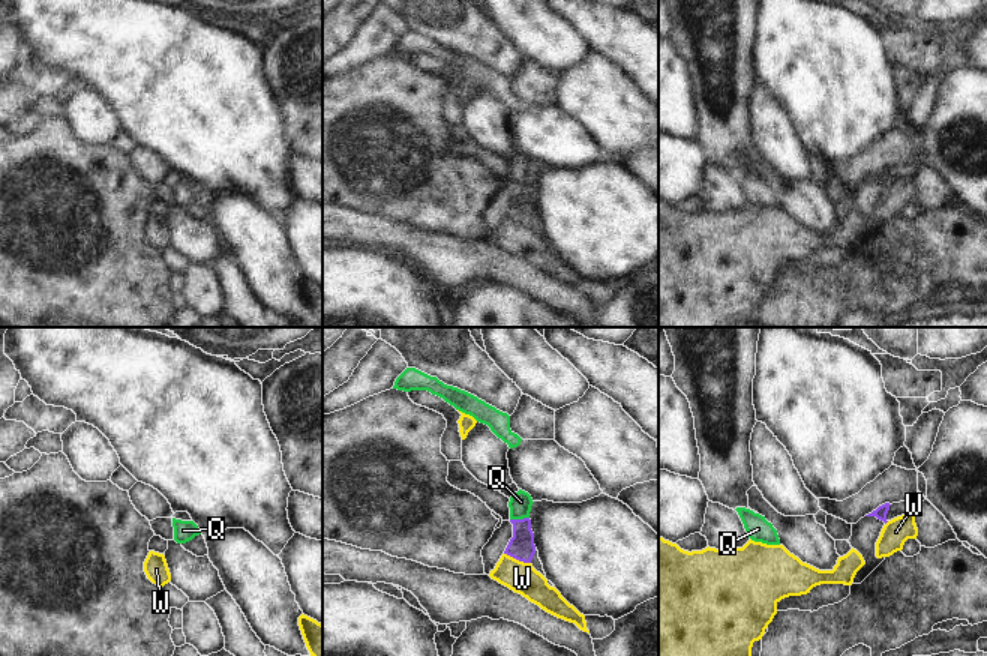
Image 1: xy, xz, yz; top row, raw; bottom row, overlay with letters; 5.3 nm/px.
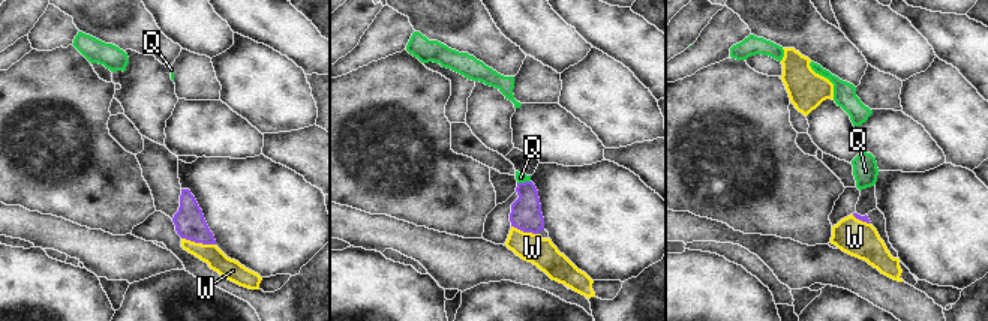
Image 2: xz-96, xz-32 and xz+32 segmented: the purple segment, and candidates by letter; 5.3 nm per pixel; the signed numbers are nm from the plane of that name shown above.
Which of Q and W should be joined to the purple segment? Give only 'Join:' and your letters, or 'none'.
Join: Q.

